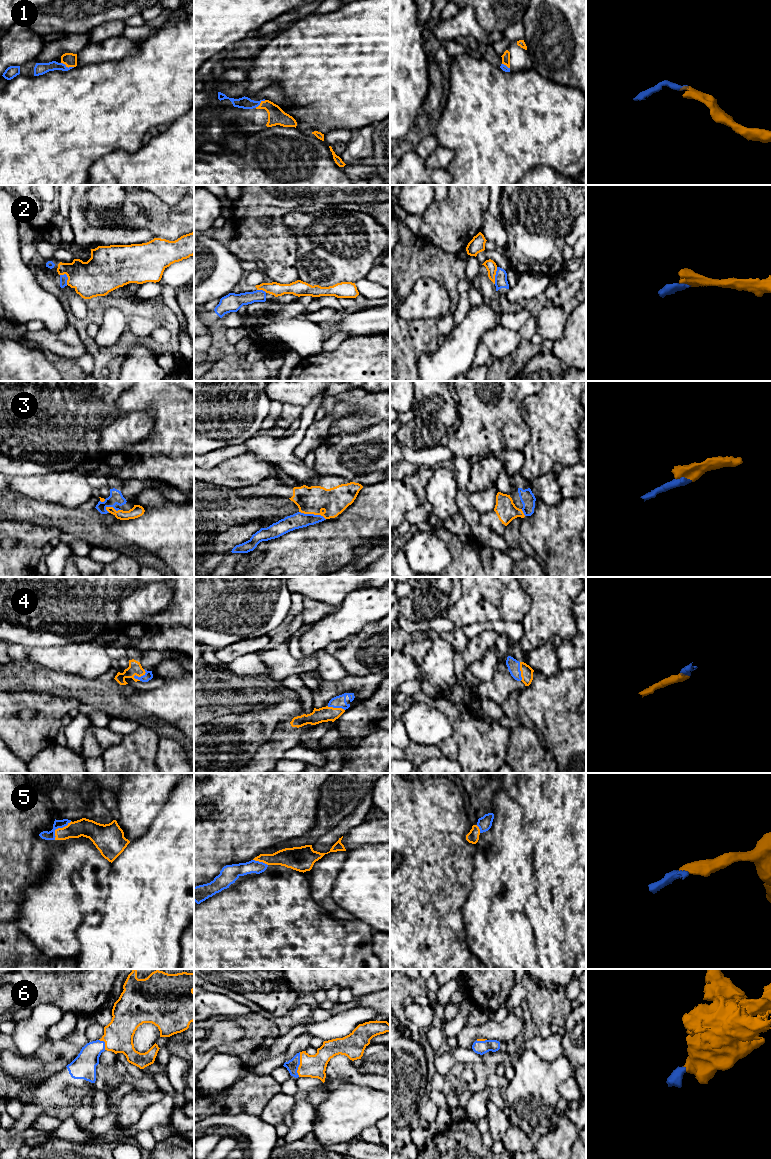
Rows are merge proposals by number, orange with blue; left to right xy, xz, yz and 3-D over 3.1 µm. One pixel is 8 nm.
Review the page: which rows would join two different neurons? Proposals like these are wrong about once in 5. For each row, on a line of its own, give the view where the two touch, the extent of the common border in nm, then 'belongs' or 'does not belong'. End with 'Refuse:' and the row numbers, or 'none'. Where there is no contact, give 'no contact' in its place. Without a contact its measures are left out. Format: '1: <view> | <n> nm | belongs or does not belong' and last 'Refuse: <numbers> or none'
1: xy | 110 nm | belongs
2: yz | 140 nm | belongs
3: xz | 220 nm | does not belong
4: xy | 120 nm | belongs
5: xy | 200 nm | belongs
6: xz | 200 nm | belongs
Refuse: 3

